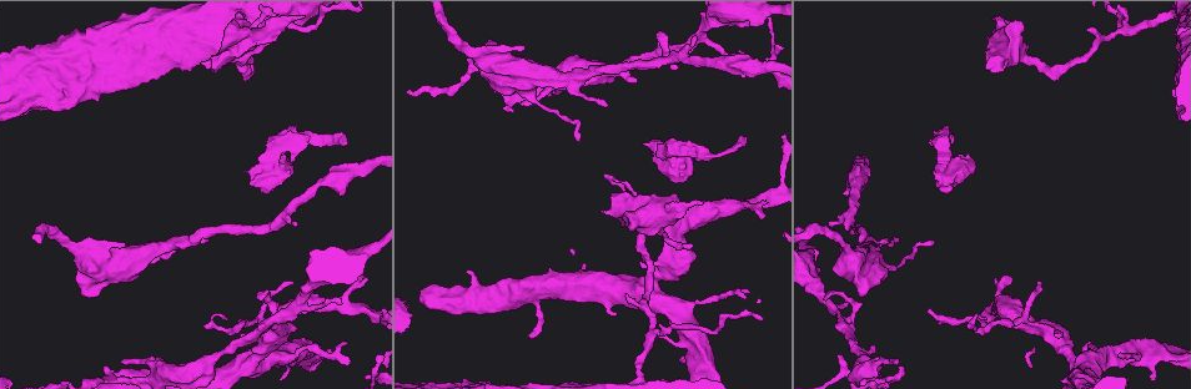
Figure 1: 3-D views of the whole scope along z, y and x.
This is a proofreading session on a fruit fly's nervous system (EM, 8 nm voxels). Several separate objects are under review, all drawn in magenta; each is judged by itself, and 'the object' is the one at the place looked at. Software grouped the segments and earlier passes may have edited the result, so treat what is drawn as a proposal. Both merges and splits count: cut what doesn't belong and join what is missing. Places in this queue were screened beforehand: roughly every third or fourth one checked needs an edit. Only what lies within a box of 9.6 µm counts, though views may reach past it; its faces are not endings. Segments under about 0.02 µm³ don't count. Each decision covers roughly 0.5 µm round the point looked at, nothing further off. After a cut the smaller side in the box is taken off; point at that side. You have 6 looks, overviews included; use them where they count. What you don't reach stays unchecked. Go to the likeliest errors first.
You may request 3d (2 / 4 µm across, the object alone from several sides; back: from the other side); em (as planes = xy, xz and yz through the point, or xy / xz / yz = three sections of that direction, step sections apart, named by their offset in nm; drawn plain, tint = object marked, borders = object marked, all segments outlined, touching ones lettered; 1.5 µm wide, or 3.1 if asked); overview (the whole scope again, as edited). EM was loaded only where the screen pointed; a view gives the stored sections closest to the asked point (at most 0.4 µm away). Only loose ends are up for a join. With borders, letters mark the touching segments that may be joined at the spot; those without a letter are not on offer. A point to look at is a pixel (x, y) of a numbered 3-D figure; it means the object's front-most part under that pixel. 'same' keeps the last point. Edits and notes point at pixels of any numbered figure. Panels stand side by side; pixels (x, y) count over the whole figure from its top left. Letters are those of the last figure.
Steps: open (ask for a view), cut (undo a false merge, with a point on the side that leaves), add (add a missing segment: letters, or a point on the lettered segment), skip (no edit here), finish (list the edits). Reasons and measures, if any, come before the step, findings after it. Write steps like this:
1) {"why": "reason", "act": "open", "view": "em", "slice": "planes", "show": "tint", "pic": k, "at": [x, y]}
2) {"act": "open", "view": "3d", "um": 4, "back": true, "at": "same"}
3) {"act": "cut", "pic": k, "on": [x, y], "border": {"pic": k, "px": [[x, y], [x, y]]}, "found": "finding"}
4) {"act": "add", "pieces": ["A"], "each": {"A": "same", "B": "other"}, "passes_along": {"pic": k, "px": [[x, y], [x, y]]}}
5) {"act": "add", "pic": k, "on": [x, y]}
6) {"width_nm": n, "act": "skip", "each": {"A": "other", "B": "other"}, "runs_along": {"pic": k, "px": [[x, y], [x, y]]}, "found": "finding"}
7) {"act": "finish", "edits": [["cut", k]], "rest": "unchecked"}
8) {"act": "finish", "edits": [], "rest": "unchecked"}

{"why": "an open end", "act": "open", "view": "em", "slice": "planes", "show": "borders", "pic": 1, "at": [641, 261]}

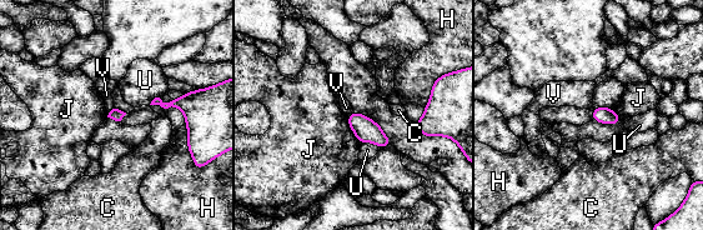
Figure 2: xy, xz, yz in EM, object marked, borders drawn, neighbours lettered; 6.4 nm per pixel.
{"act": "skip", "each": {"C": "other", "H": "other", "J": "other", "U": "other", "V": "other"}, "border": {"pic": 2, "px": [[114, 108], [108, 115]]}, "found": "no lettered segment goes on from it"}

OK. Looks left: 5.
{"why": "calibre changes", "act": "open", "view": "em", "slice": "xy", "step": 8, "show": "tint", "pic": 1, "at": [277, 24]}

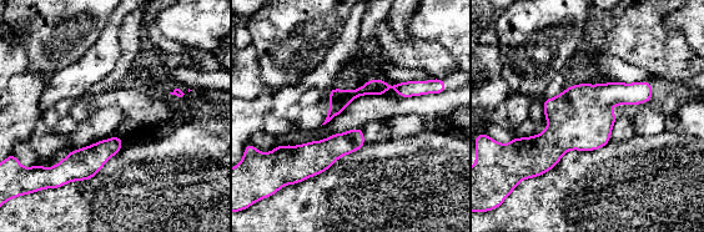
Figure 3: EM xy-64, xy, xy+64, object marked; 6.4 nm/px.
{"act": "open", "view": "em", "slice": "yz", "step": 8, "show": "tint", "at": "same"}

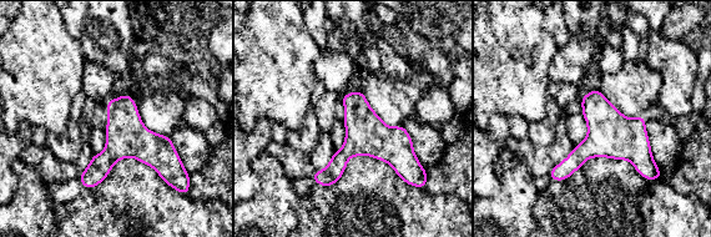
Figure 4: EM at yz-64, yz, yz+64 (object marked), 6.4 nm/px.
{"why": "what lies round it", "act": "open", "view": "em", "slice": "yz", "step": 8, "show": "borders", "at": "same"}

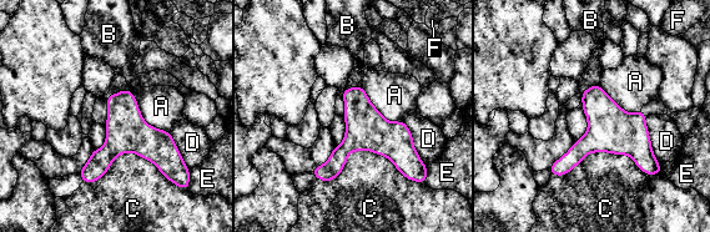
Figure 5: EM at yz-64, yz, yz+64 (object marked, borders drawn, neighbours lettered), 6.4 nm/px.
{"act": "skip", "each": {"A": "other", "B": "other", "C": "other", "D": "other", "E": "other", "F": "other"}, "runs_along": {"pic": 5, "px": [[347, 91], [414, 176]]}, "found": "all the same neuron"}

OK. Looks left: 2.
{"why": "an open end", "act": "open", "view": "em", "slice": "planes", "show": "plain", "pic": 1, "at": [259, 297]}

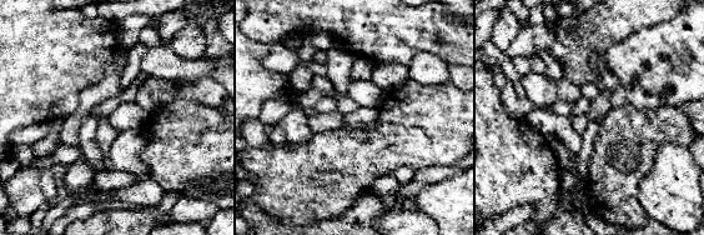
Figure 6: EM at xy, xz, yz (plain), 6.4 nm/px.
{"why": "what lies round it", "act": "open", "view": "em", "slice": "planes", "show": "borders", "at": "same"}

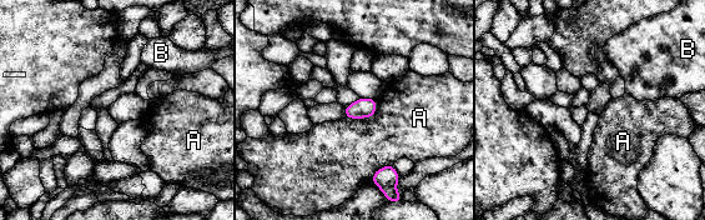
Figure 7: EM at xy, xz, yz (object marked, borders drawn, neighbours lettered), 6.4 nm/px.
{"longest_contact_nm": ["A", 240], "act": "skip", "each": {"A": "other", "B": "other"}, "border": {"pic": 7, "px": [[377, 100], [371, 116], [346, 118]]}, "found": "no lettered segment goes on from it"}

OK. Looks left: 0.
{"act": "finish", "edits": [], "rest": "unchecked"}

